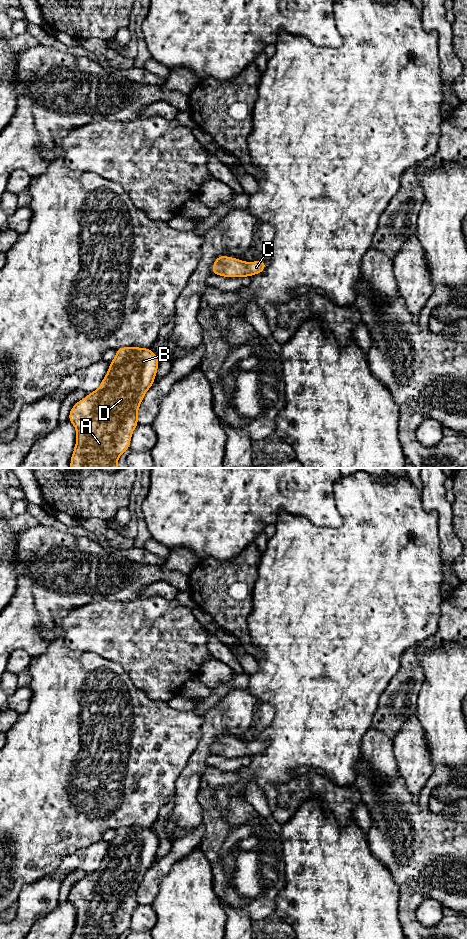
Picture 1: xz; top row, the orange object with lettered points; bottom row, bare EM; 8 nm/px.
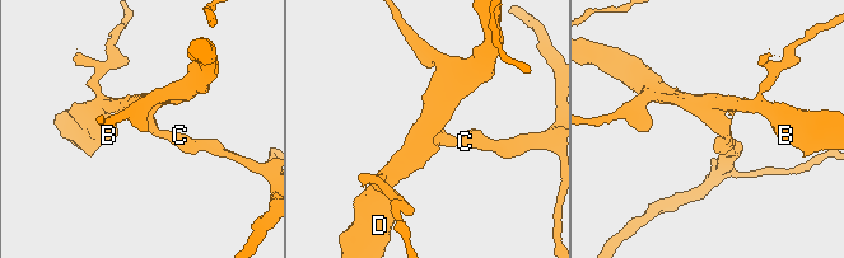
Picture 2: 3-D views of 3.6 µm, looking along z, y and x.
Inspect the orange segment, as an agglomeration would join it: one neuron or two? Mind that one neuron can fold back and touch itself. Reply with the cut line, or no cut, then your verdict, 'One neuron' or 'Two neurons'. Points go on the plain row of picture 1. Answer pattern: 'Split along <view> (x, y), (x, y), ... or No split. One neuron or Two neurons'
No split. One neuron

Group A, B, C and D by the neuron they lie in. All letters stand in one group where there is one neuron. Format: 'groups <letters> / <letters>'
groups A B C D

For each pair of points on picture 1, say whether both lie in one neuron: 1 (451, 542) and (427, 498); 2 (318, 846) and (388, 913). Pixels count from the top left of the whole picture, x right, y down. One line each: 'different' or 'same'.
1: same
2: same

